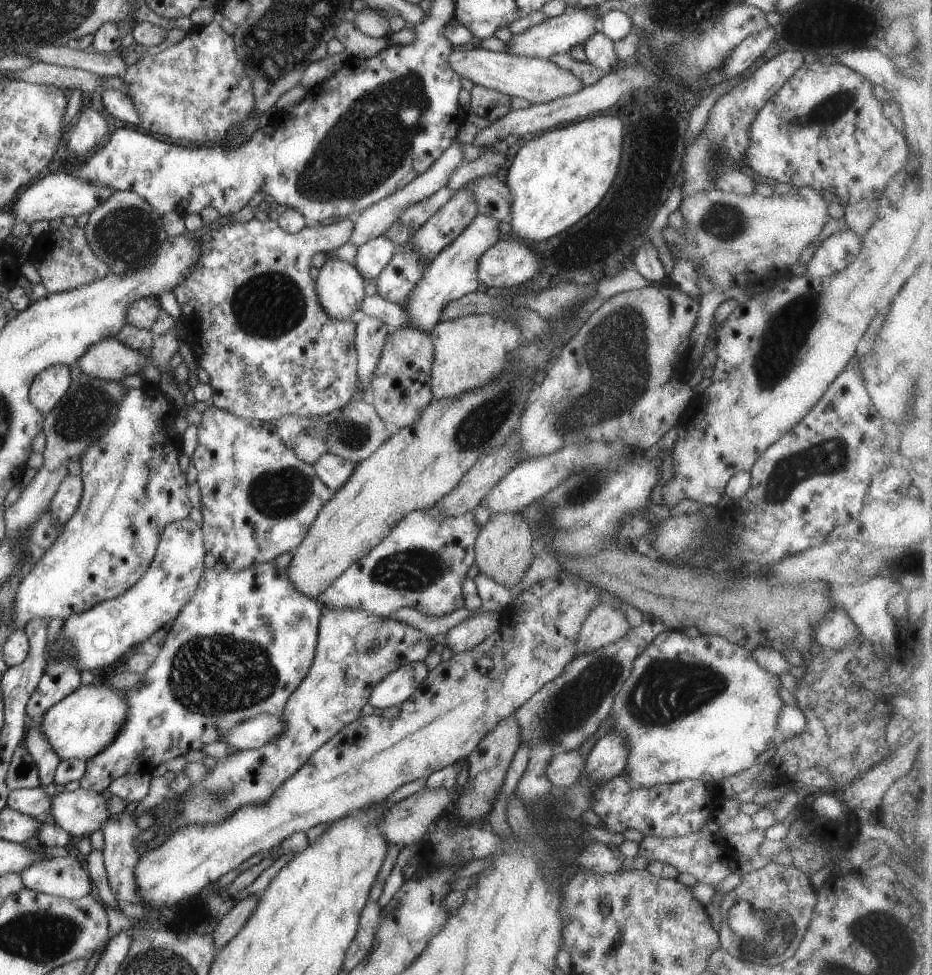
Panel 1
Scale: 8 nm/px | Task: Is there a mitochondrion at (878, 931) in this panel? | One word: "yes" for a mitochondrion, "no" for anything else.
yes

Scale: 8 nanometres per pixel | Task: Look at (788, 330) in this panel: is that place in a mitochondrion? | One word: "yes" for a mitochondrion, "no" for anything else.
yes

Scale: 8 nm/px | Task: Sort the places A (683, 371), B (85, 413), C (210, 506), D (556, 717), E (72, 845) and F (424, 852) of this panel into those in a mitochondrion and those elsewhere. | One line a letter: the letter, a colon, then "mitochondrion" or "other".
A: other
B: mitochondrion
C: other
D: mitochondrion
E: other
F: other

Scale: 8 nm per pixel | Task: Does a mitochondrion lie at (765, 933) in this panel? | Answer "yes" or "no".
yes

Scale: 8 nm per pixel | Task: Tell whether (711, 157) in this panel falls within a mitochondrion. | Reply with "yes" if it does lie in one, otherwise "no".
yes

